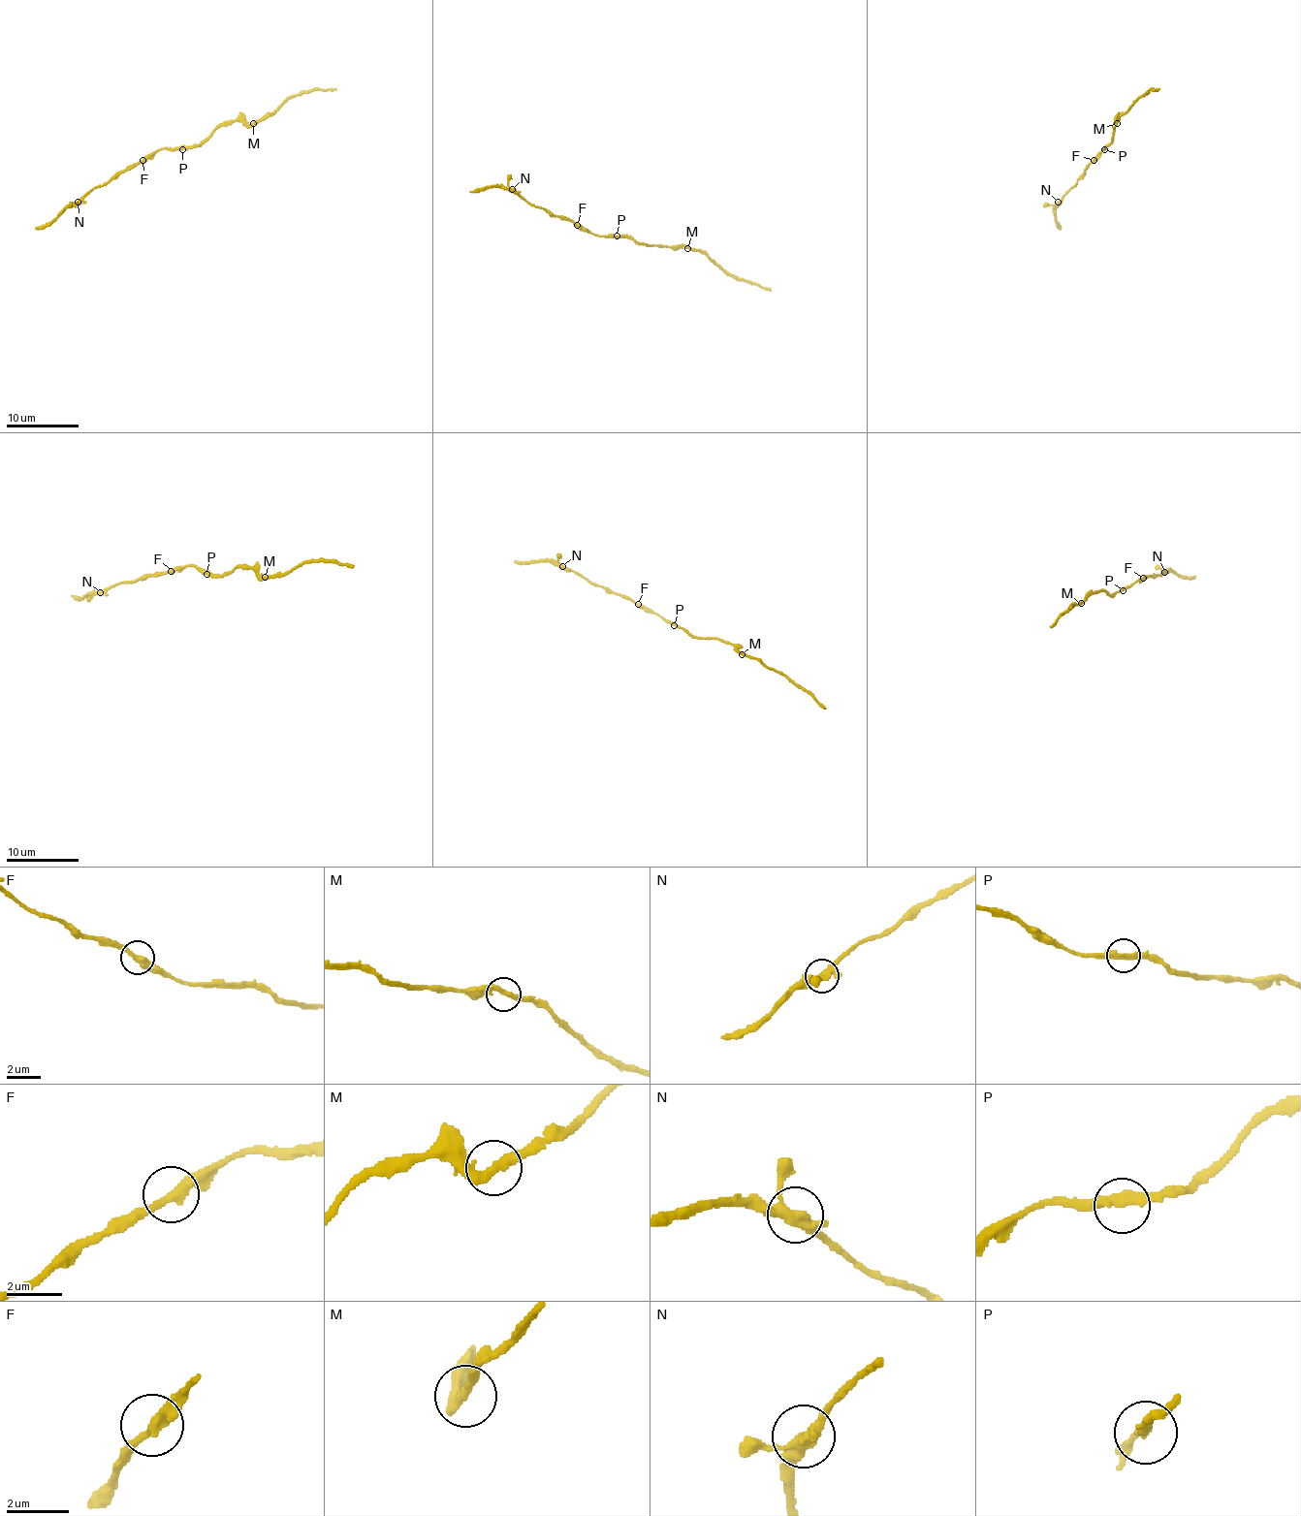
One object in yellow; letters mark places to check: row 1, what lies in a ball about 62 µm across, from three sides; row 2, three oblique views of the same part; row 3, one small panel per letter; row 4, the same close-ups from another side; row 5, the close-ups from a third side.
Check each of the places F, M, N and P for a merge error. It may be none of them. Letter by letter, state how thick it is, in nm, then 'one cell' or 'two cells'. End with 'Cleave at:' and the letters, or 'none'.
F: 340 nm | one cell
M: 320 nm | one cell
N: 320 nm | one cell
P: 320 nm | one cell
Cleave at: none

